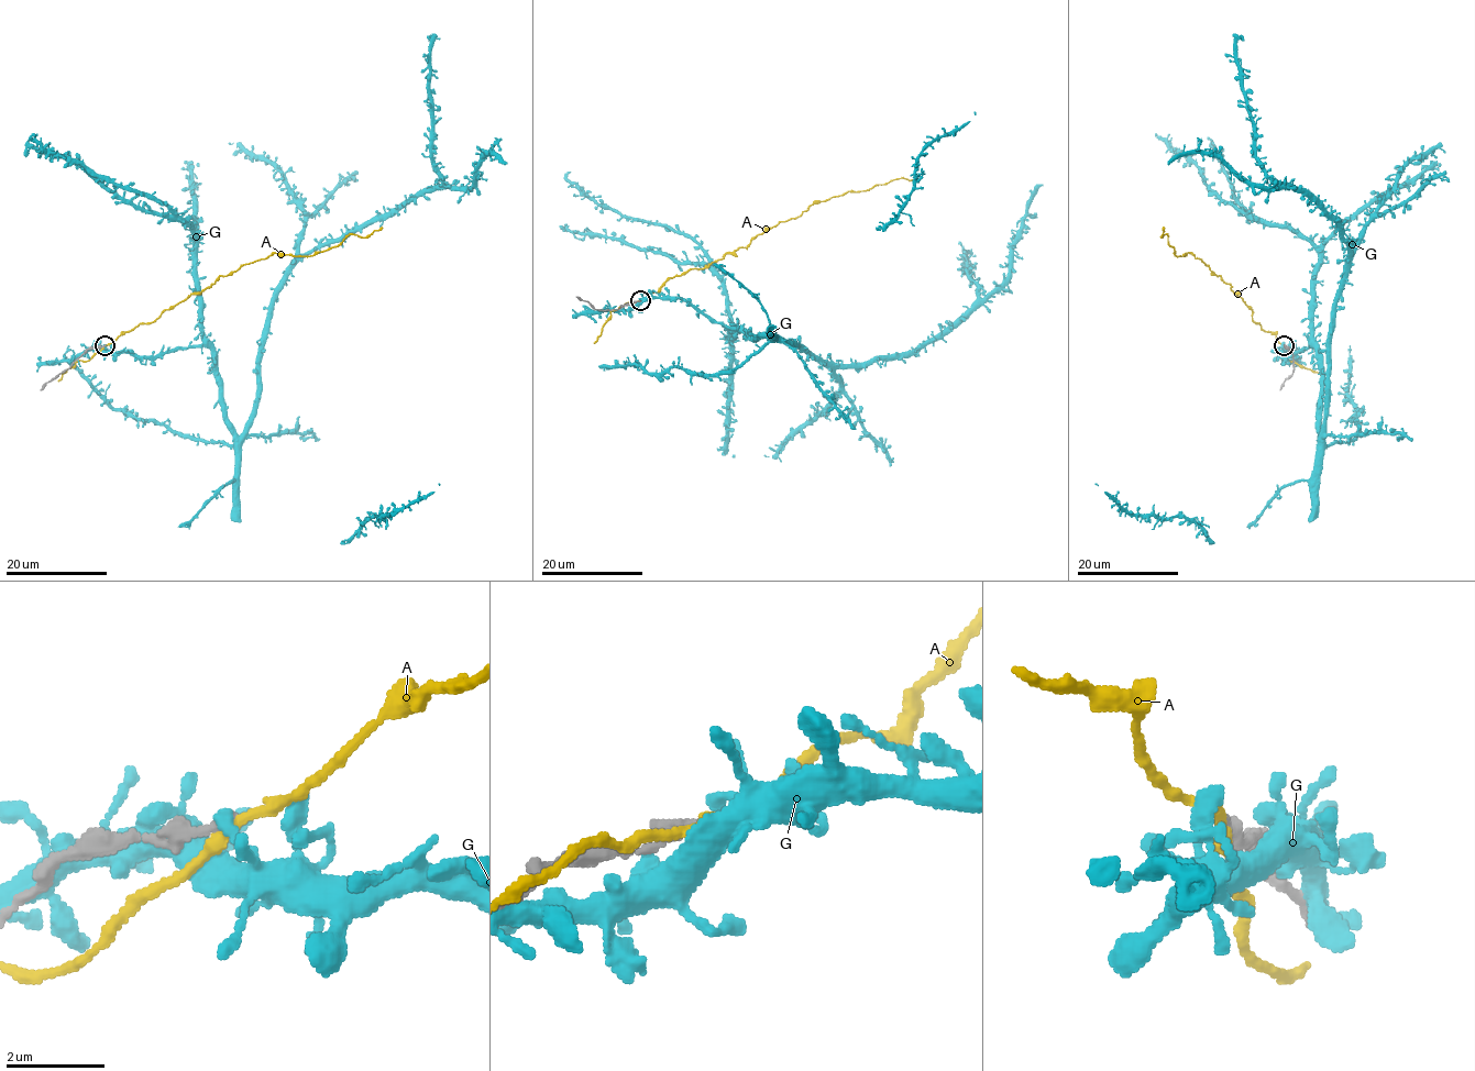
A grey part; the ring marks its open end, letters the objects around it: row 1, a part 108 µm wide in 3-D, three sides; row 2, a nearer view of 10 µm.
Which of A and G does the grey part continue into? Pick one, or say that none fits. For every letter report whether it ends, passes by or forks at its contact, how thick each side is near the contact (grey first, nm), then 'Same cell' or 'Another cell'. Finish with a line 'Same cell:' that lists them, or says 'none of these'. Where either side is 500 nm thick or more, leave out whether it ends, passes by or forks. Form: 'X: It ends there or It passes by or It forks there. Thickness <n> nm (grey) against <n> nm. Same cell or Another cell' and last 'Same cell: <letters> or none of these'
A: It passes by. Thickness 280 nm (grey) against 240 nm. Another cell
G: It ends there. Thickness 220 nm (grey) against 220 nm. Another cell
Same cell: none of these

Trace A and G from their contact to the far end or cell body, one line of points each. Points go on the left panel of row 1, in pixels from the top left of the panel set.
A: (103, 346), (150, 323), (244, 264), (276, 252), (312, 256), (350, 234), (369, 238), (383, 227)
G: (105, 346), (140, 356), (207, 346), (224, 419), (243, 431), (274, 289), (309, 251), (442, 181), (428, 40)

